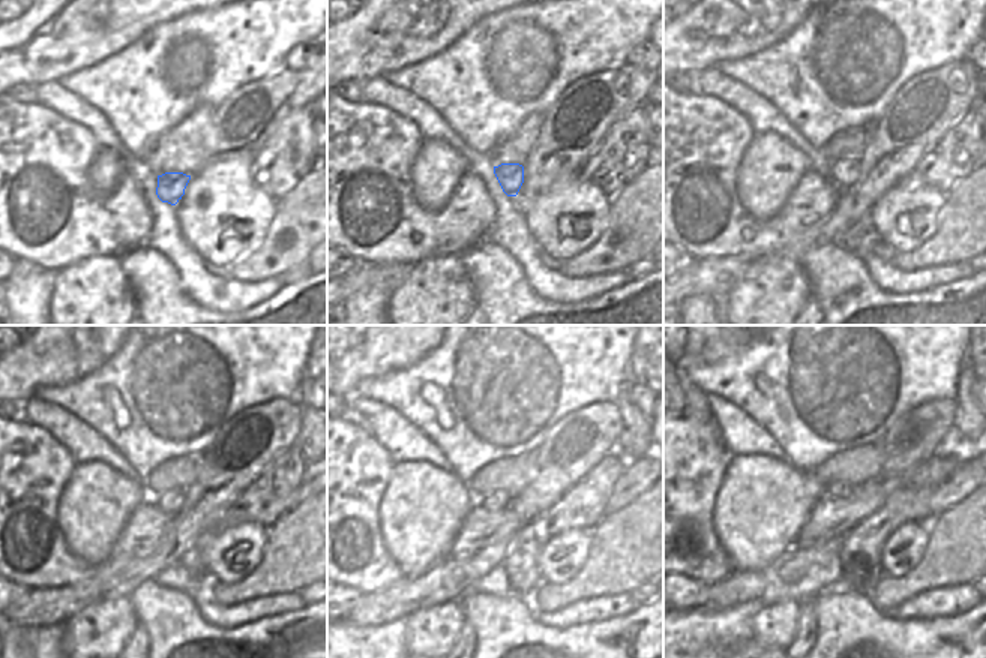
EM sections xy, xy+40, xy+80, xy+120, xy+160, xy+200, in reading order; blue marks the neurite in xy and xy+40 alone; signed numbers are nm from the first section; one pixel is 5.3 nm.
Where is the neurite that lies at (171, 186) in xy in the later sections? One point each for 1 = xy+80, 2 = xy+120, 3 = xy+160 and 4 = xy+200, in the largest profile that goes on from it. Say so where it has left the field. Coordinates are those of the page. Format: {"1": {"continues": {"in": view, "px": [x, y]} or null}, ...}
{"1": {"continues": {"in": "xy+80", "px": [844, 173]}}, "2": {"continues": {"in": "xy+120", "px": [170, 502]}}, "3": {"continues": {"in": "xy+160", "px": [500, 499]}}, "4": {"continues": {"in": "xy+200", "px": [835, 489]}}}

